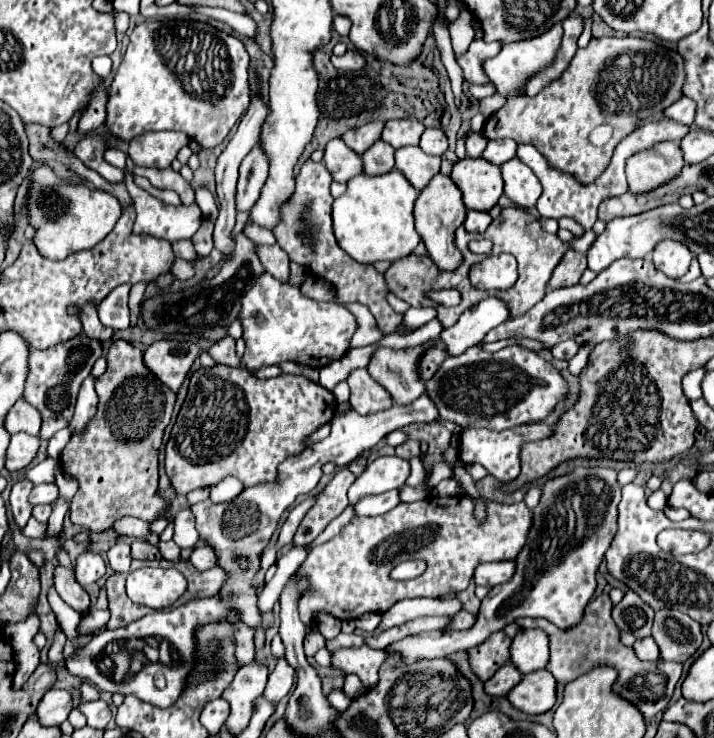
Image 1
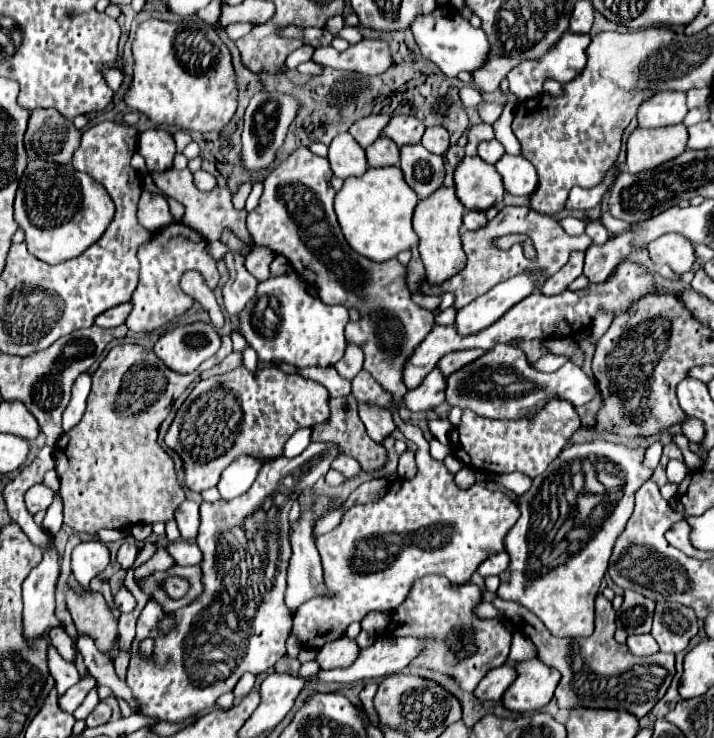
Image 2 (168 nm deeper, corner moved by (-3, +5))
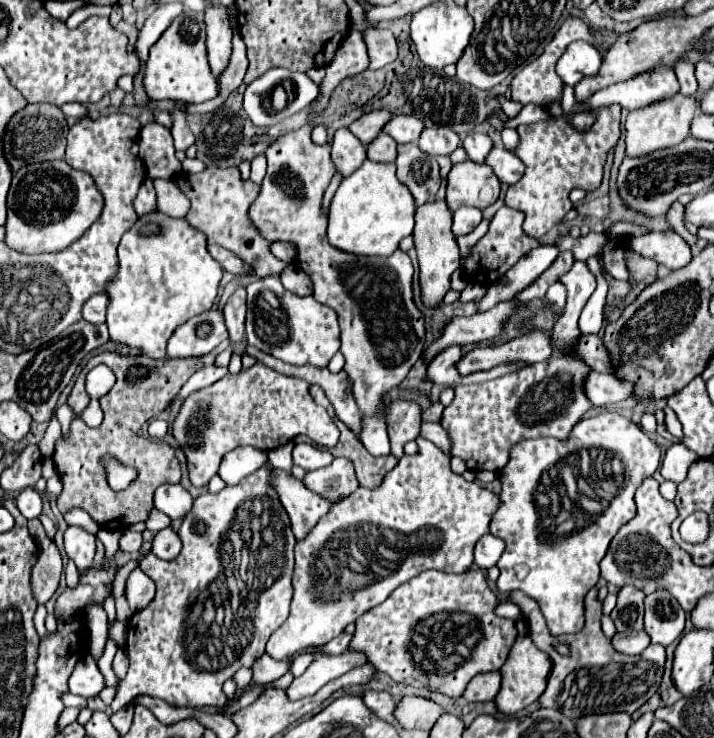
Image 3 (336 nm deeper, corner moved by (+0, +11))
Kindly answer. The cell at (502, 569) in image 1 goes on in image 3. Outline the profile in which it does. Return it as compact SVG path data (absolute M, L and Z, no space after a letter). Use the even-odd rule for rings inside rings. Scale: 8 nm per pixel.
M493 535L481 537L481 541L475 545L475 565L479 569L493 567L499 561L503 549L505 549L505 543L499 537L493 537Z

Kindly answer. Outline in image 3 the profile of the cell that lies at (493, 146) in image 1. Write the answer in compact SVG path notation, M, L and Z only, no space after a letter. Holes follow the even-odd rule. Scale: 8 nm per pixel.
M469 133L463 141L463 147L467 151L467 157L471 161L477 161L477 163L483 163L485 157L489 155L489 151L493 149L493 141L489 135L485 133Z

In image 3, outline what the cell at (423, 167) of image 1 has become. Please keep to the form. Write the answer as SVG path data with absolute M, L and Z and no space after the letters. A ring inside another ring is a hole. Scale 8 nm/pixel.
M415 143L399 145L395 165L397 179L409 187L417 205L423 205L435 197L441 185L441 175L437 159L433 155L423 153Z

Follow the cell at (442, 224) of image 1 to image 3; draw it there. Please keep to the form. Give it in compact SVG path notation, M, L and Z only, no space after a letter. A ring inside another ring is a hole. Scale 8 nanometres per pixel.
M429 201L429 205L421 205L415 211L413 239L415 239L417 257L419 257L419 269L421 269L421 275L419 275L421 299L425 305L431 305L431 307L441 303L443 295L449 291L449 279L453 271L459 269L459 263L461 263L459 245L451 231L451 223L453 223L451 215L453 213L445 201Z

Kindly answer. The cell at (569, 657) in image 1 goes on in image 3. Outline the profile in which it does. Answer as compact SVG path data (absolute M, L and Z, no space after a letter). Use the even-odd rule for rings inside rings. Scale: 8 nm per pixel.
M593 587L585 597L585 627L577 635L553 637L547 631L545 619L543 619L539 605L535 601L531 601L521 591L509 591L507 597L511 603L519 605L519 609L523 611L531 641L541 651L545 651L553 661L553 671L551 671L547 689L539 697L541 707L557 709L569 719L577 719L577 717L591 715L591 713L615 713L615 711L633 713L657 693L661 677L663 677L665 647L663 645L649 645L637 657L617 653L611 645L611 639L605 637L605 633L601 631L603 611L601 611L601 601L597 597L597 587ZM559 647L563 647L565 653L561 653ZM639 661L641 661L641 665L637 665ZM571 671L573 671L573 683L567 681L567 675ZM655 675L657 675L657 679L655 679Z

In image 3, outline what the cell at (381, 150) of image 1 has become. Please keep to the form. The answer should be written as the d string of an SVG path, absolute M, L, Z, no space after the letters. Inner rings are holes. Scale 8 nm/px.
M379 133L379 137L367 145L367 159L393 163L397 157L397 143L387 133Z

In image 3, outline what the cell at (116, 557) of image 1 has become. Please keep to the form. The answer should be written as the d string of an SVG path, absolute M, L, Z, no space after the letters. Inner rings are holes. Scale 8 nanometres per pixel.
M133 531L123 533L123 537L119 539L119 545L121 545L121 551L125 553L137 553L141 549L141 533L133 533Z

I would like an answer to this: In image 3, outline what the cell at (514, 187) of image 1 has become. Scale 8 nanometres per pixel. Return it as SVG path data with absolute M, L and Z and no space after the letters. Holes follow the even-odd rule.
M493 149L487 155L485 163L493 169L493 173L499 177L499 181L507 183L507 185L517 183L523 177L523 171L525 171L523 161L507 149Z

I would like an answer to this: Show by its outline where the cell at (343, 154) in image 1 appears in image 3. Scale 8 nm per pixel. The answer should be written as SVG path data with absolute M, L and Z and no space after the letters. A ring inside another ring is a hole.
M343 127L335 131L335 137L331 141L331 157L335 169L343 177L347 177L361 167L367 155L365 155L365 145L349 129Z

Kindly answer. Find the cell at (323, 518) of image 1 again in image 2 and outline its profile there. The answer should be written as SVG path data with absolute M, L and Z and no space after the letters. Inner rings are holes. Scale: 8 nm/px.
M338 455L338 457L332 461L332 469L338 469L338 471L340 471L342 475L346 475L348 479L360 475L360 465L358 465L352 457L348 457L348 455Z

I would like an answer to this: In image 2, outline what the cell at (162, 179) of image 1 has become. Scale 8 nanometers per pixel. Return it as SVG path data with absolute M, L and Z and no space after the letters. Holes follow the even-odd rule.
M168 169L164 173L152 173L154 183L160 187L160 191L176 201L180 201L186 207L186 213L182 217L182 223L192 227L194 231L200 231L200 235L204 235L204 239L212 241L220 241L222 231L232 231L242 243L250 245L250 233L246 229L246 209L234 209L232 205L232 193L228 187L214 187L212 191L198 191L192 183L192 173L190 169Z

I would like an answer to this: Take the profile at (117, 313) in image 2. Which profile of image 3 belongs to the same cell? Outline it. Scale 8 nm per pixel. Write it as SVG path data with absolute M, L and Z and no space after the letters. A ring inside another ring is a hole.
M93 295L83 307L83 319L89 323L105 323L105 309L109 307L109 297Z

